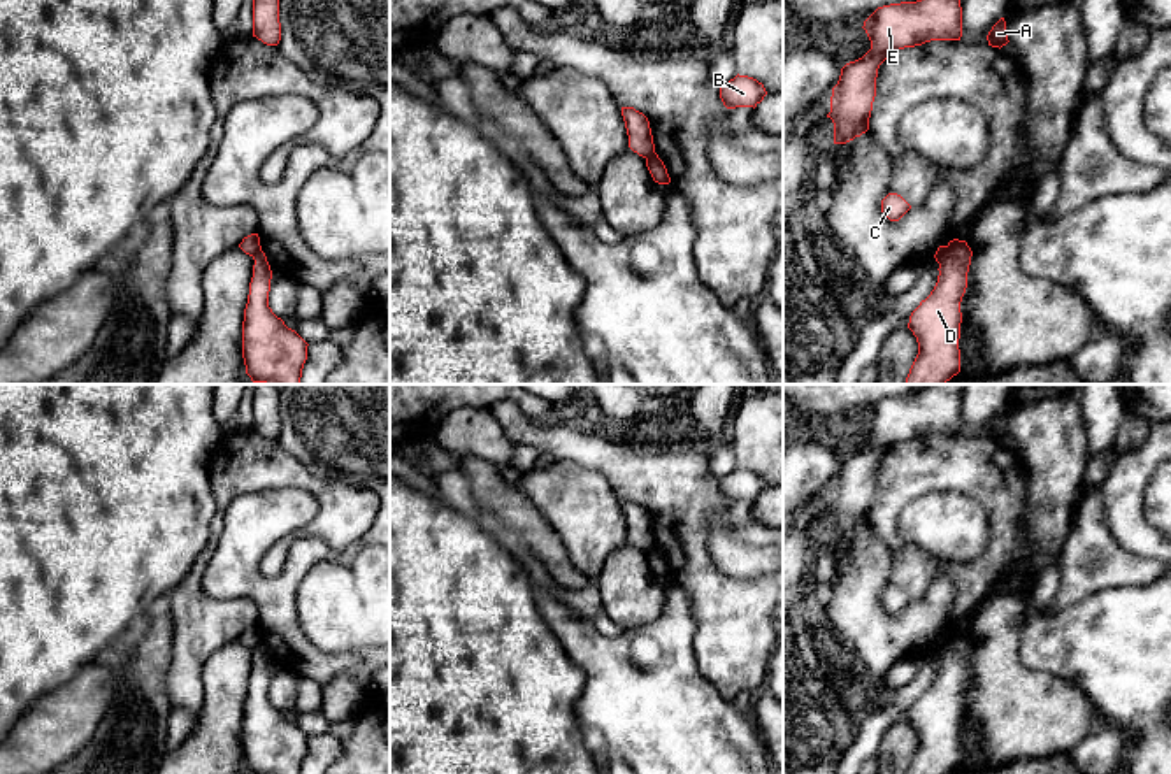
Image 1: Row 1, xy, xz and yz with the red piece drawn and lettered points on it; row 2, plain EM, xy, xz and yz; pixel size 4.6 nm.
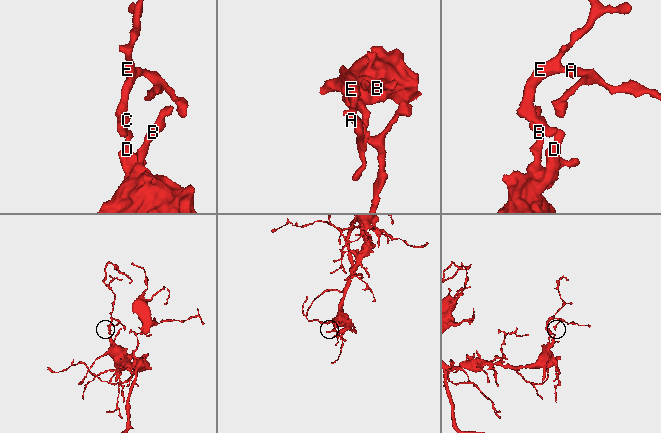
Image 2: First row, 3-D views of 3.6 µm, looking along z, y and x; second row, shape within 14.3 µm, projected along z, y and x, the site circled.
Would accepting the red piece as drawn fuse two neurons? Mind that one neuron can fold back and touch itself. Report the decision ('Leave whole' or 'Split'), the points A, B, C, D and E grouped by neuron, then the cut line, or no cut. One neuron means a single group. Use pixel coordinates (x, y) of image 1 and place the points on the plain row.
Split. Groups: A C E / B D. Split along xy (260, 641), (253, 652)

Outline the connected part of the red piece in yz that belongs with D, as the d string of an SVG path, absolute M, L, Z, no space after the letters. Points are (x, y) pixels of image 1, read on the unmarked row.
M953 632L948 635L939 651L939 669L930 688L911 706L908 721L918 735L918 748L909 762L906 774L950 774L960 765L960 695L967 681L967 665L973 644L966 634Z

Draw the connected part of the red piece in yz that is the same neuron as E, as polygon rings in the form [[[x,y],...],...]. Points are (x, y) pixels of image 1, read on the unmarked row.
[[[930,384],[916,395],[878,400],[864,423],[871,442],[841,462],[832,481],[830,505],[834,537],[846,537],[869,523],[880,458],[895,444],[930,434],[960,434],[964,384]]]

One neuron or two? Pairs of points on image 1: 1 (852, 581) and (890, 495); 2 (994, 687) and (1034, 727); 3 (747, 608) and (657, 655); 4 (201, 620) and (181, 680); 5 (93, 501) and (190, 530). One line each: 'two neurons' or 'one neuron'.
1: two neurons
2: one neuron
3: two neurons
4: one neuron
5: one neuron

